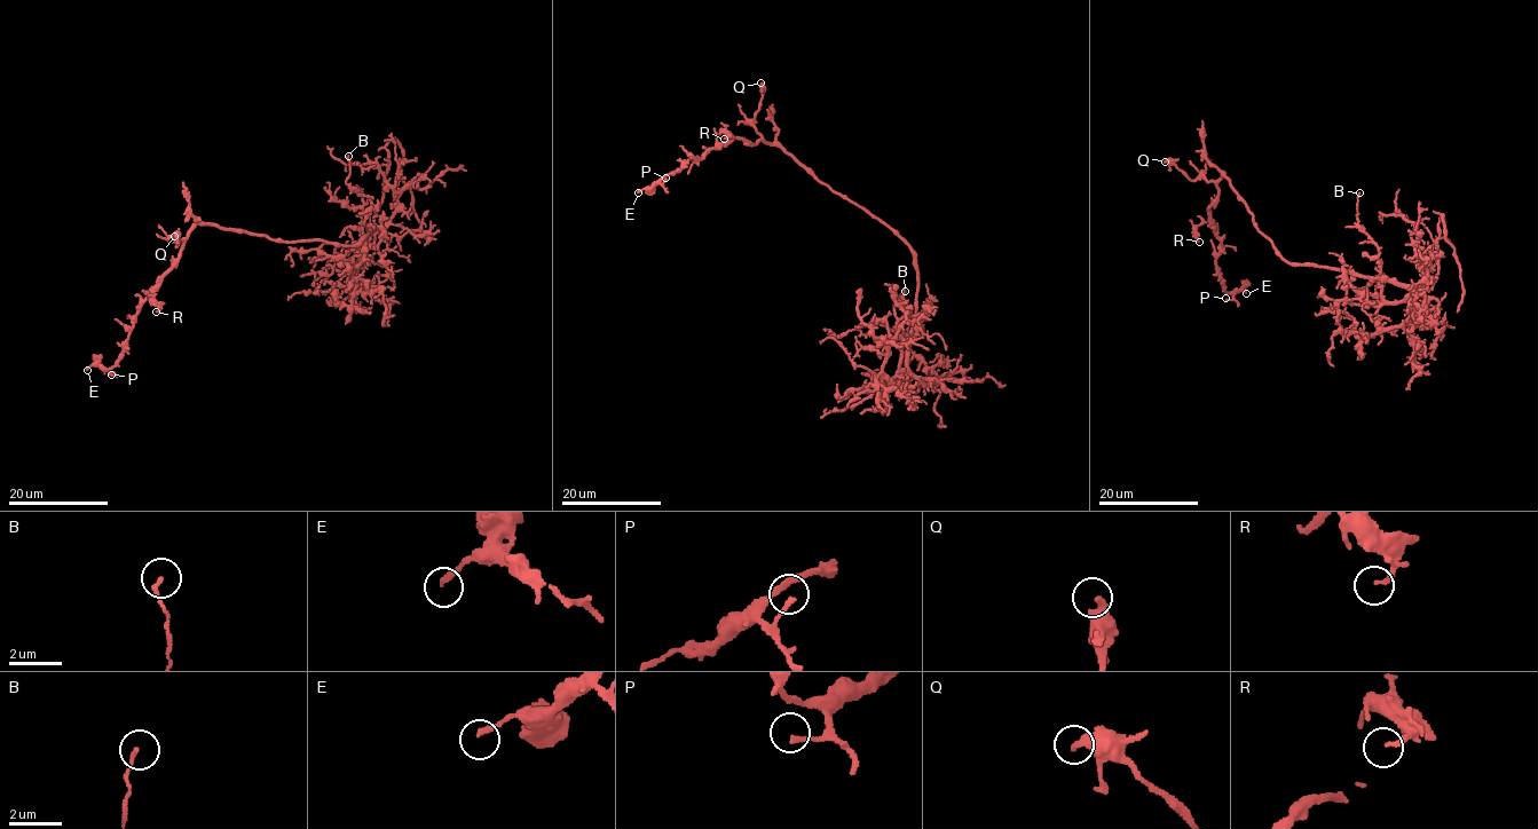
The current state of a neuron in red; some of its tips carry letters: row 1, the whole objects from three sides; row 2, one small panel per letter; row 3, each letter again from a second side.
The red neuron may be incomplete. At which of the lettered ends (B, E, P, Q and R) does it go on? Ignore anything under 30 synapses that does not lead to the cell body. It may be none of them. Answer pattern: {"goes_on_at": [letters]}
{"goes_on_at": []}

